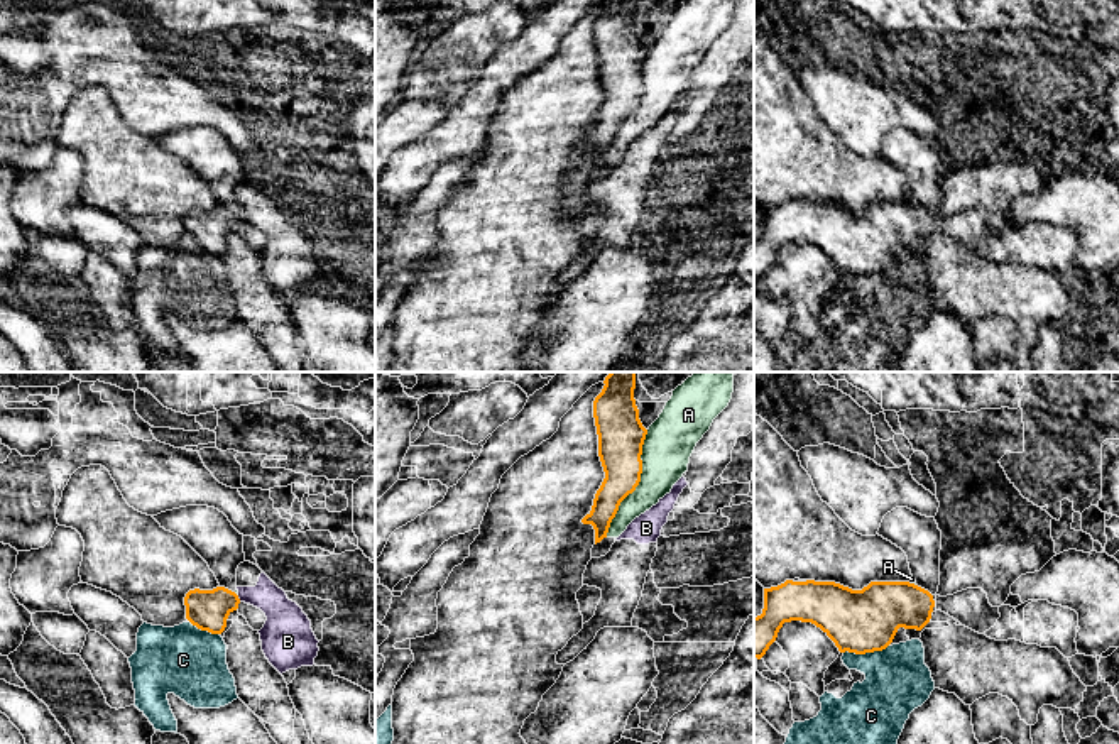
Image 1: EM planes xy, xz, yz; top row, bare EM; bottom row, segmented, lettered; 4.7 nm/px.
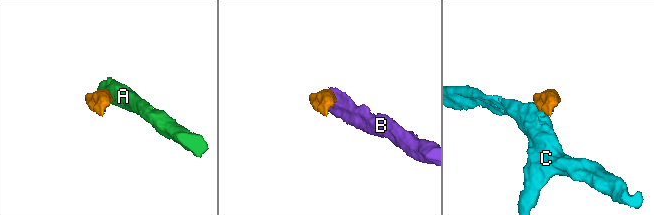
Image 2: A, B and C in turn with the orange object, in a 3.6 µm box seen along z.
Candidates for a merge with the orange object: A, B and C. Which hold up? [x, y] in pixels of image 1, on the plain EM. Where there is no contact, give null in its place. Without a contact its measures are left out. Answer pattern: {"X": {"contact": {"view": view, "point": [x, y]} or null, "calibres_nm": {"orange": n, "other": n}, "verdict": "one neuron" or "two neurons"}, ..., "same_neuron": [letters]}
{"A": {"contact": {"view": "xz", "point": [638, 105]}, "calibres_nm": {"orange": 220, "other": 240}, "verdict": "two neurons"}, "B": {"contact": {"view": "xy", "point": [239, 220]}, "calibres_nm": {"orange": 190, "other": 190}, "verdict": "two neurons"}, "C": {"contact": {"view": "yz", "point": [866, 273]}, "calibres_nm": {"orange": 300, "other": 300}, "verdict": "two neurons"}, "same_neuron": []}

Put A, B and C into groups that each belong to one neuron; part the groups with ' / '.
A / B / C

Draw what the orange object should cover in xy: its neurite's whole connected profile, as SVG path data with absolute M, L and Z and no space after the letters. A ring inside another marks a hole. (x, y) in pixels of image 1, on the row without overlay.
M225 208L213 211L189 211L184 218L186 240L201 252L221 255L228 237L237 232L243 237L254 252L260 252L267 242L265 235L238 220Z

